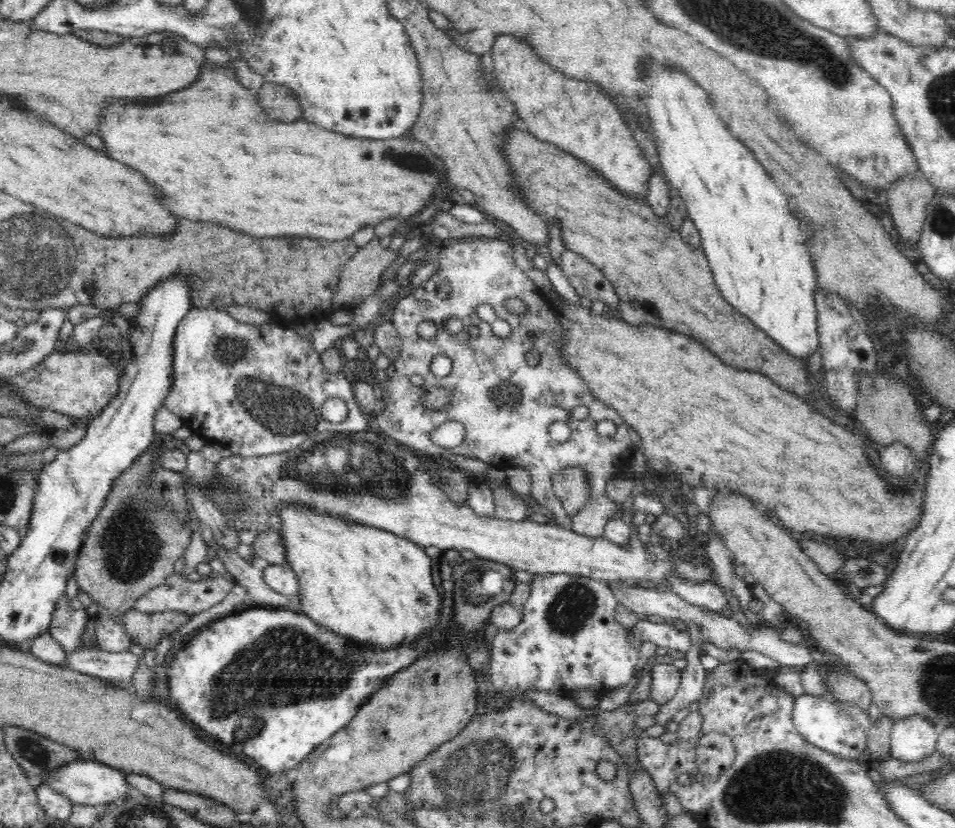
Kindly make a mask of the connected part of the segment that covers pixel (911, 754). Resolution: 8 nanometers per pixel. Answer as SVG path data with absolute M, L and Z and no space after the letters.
M922 715L901 718L893 723L889 757L904 762L920 760L936 750L938 734L936 725Z

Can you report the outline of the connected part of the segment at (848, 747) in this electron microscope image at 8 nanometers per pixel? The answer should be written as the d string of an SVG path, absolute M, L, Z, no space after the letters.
M808 693L795 697L792 720L798 734L808 742L827 750L837 757L846 760L855 759L866 761L867 732L858 724L856 718L842 710L829 697L819 697Z

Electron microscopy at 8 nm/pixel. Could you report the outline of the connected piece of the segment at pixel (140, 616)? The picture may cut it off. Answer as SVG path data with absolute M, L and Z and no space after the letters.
M134 608L122 614L122 625L132 642L145 649L160 643L160 640L190 622L192 615L182 611L166 611L163 613L146 614Z

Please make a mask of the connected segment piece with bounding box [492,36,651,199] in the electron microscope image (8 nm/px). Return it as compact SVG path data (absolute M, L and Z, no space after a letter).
M500 36L492 48L492 58L496 76L506 96L516 104L516 114L530 134L570 152L622 194L646 199L651 166L632 137L623 114L620 116L600 86L562 76L544 64L530 46L516 42L514 36Z

